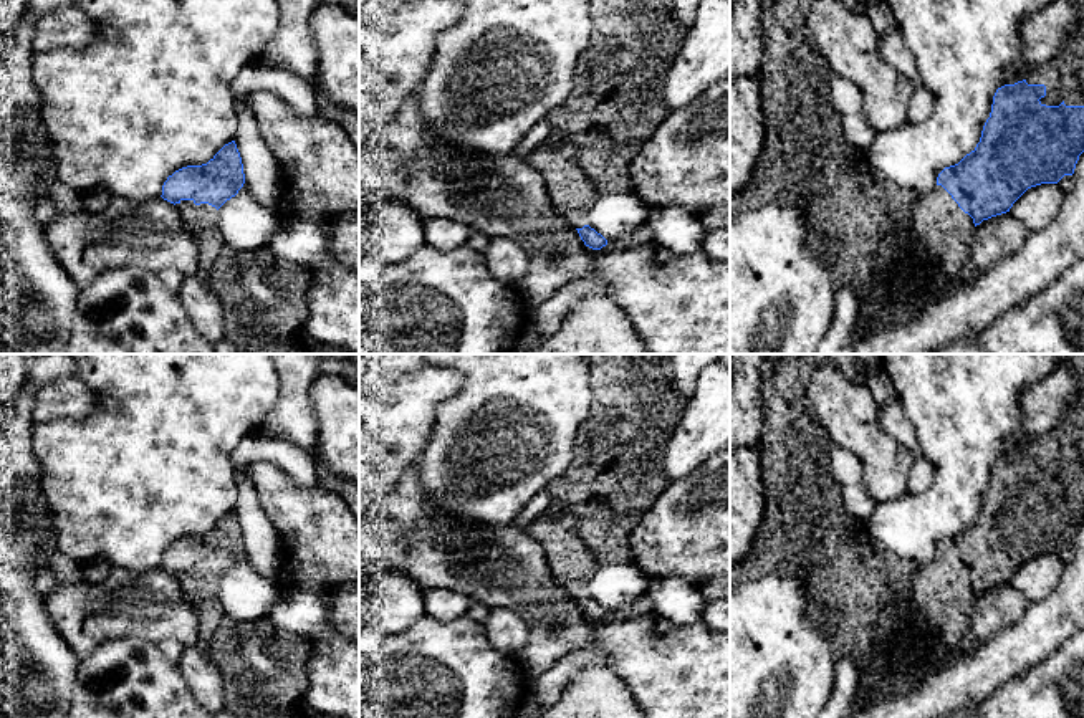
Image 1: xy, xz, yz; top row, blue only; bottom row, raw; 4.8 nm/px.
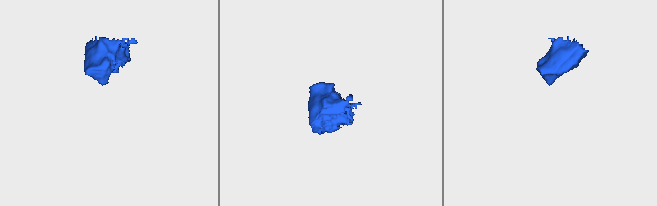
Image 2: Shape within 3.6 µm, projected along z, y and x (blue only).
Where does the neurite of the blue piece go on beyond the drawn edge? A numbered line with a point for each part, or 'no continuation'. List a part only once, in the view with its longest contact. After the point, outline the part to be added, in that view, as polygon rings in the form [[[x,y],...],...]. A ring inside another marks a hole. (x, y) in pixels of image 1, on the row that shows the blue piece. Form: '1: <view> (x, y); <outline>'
1: yz (1063, 75); [[[1084,17],[1053,58],[1029,69],[1026,83],[1046,86],[1041,104],[1084,106]]]
2: yz (939, 232); [[[942,185],[919,195],[910,213],[910,223],[895,227],[880,242],[875,266],[877,286],[871,304],[859,308],[852,328],[854,346],[874,331],[872,318],[887,296],[887,280],[895,266],[930,263],[942,280],[965,278],[965,260],[973,230],[973,218],[958,207]]]

